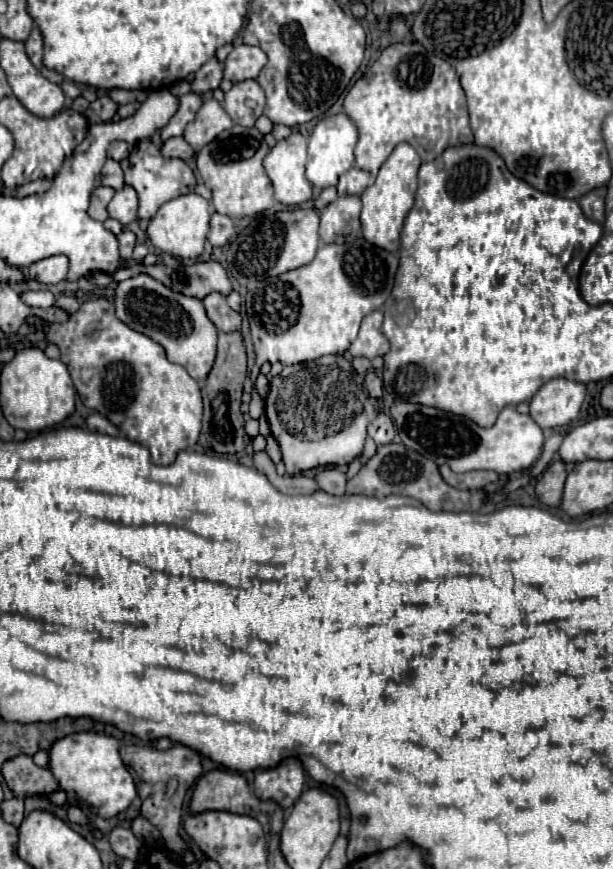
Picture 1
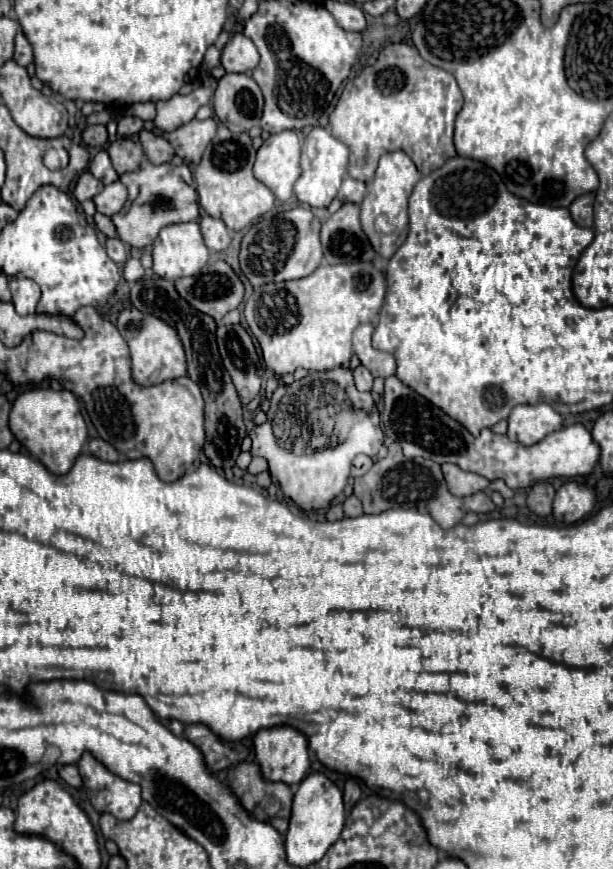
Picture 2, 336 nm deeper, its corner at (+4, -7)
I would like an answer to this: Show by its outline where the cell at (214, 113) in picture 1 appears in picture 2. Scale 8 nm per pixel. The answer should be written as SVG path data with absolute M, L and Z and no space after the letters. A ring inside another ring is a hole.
M207 118L207 120L191 120L189 124L183 124L181 128L165 134L165 138L171 142L177 156L181 156L191 166L197 166L201 162L205 146L211 142L215 132L217 122L213 118Z

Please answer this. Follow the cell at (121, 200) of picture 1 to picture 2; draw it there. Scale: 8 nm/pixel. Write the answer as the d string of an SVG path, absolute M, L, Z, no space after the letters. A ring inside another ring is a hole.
M119 180L107 184L99 194L93 196L97 212L101 212L105 216L113 216L115 212L119 212L123 208L125 200L127 200L127 188Z

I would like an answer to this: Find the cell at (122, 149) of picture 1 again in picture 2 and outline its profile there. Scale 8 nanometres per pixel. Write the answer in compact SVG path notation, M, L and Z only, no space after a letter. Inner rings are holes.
M119 138L119 140L111 142L107 152L109 152L109 158L111 158L117 174L133 172L139 166L139 156L143 154L141 146L129 138Z

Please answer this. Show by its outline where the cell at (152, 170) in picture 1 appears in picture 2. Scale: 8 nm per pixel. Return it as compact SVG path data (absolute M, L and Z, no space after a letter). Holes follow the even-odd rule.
M143 160L143 164L133 174L121 176L127 184L129 198L121 212L111 216L115 232L121 242L129 244L131 248L143 250L155 242L159 230L167 224L179 222L195 222L199 218L199 204L197 204L197 190L193 182L193 174L187 164L173 166L173 164L151 164Z

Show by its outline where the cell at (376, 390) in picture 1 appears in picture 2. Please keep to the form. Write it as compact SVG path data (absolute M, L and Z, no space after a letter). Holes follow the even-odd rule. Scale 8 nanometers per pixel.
M357 366L357 368L353 370L353 376L355 376L355 386L357 386L359 390L371 390L371 386L373 386L373 376L371 376L371 372L369 372L365 366Z

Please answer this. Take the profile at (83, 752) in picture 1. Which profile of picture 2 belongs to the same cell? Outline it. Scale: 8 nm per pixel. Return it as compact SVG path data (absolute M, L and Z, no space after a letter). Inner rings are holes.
M85 752L79 760L79 772L85 782L89 800L97 812L109 812L119 820L129 820L141 806L141 786L127 782Z

